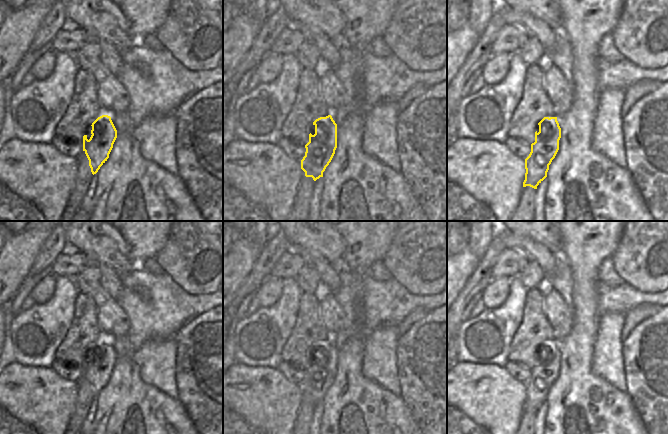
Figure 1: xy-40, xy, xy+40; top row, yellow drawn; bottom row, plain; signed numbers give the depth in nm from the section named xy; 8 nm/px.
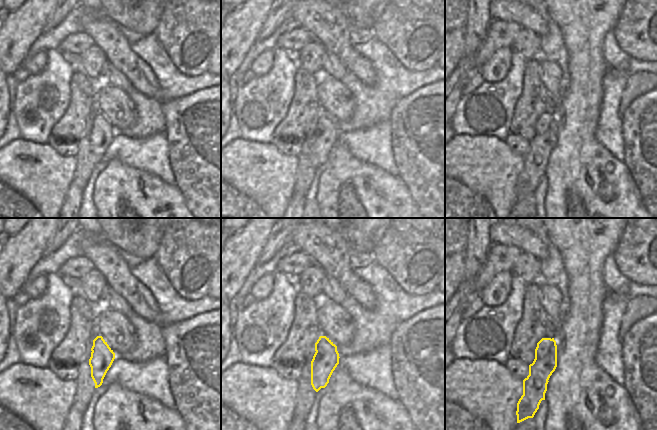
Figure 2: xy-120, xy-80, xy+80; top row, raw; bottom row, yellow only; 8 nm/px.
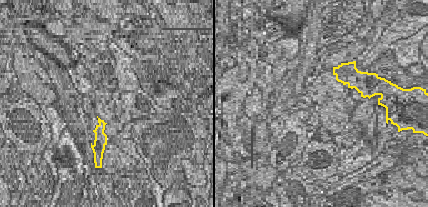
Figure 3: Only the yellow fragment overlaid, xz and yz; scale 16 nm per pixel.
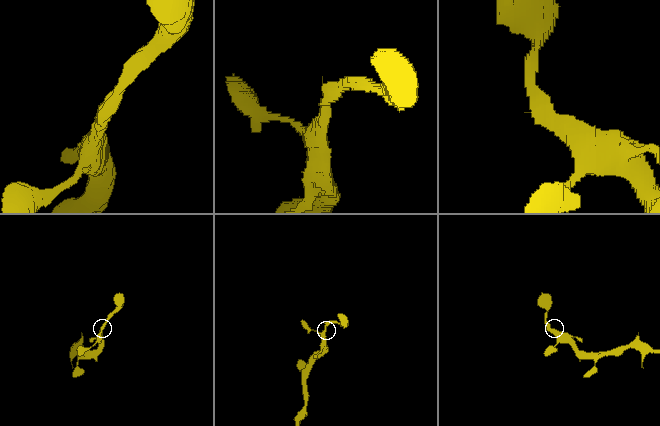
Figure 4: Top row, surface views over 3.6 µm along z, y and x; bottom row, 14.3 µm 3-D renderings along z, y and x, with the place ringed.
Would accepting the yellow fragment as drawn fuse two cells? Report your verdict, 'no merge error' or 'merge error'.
no merge error

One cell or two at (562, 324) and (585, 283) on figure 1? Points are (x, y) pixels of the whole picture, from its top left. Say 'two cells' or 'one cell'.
two cells

